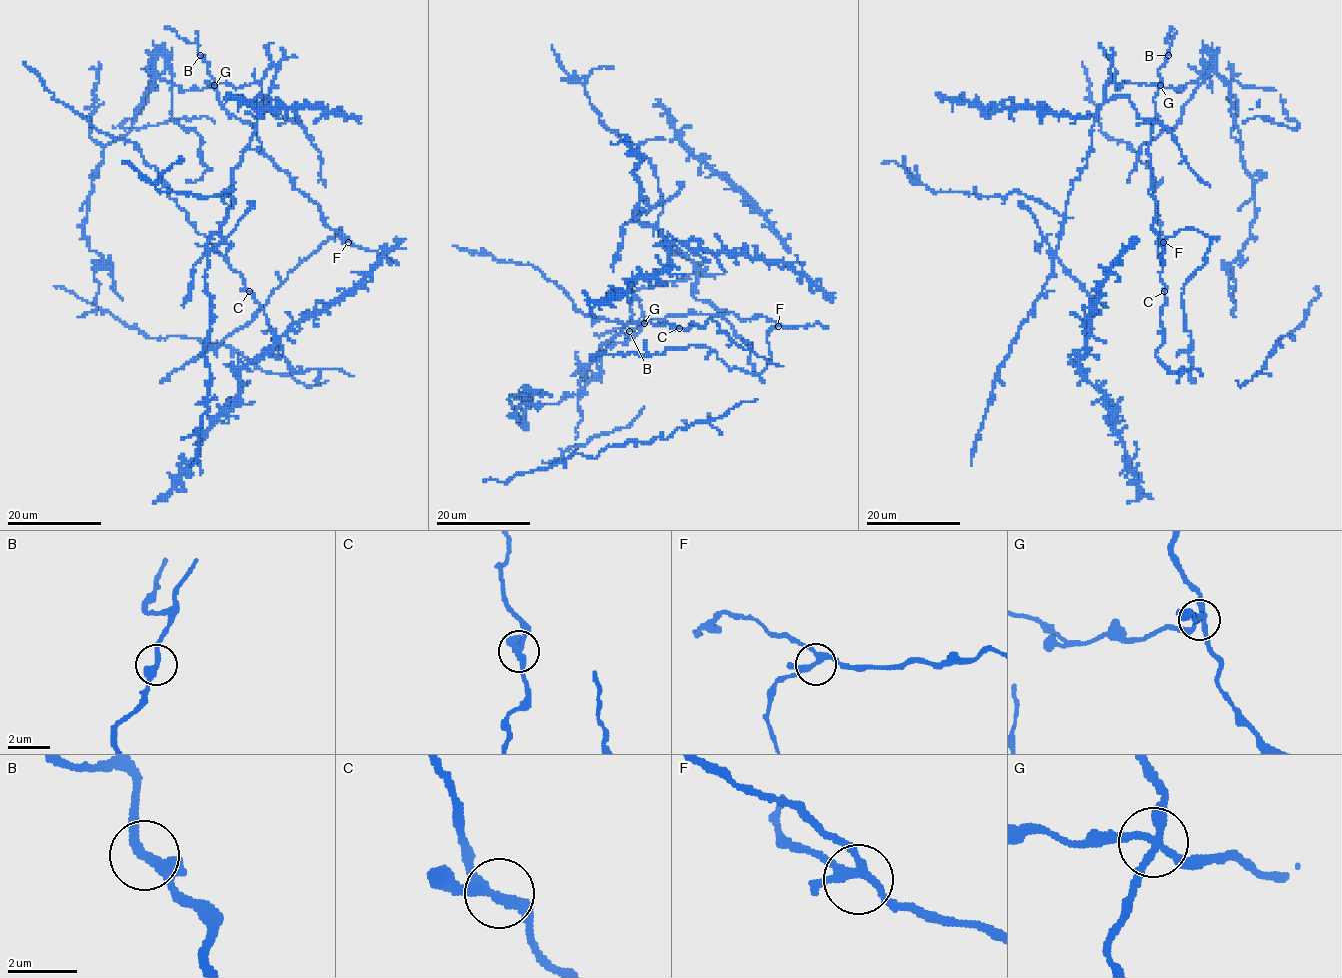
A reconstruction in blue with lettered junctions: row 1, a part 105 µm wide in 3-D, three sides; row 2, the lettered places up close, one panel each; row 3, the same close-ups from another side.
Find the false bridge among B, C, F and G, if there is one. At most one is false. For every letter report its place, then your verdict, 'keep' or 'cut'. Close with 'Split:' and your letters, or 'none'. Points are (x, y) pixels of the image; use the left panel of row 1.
B: at (200, 55); keep
C: at (249, 291); keep
F: at (348, 242); keep
G: at (214, 85); cut
Split: G

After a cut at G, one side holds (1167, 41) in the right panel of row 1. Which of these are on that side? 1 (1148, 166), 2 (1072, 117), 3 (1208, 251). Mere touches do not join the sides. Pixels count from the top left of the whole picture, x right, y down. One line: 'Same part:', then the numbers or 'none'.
Same part: 1, 2, 3

